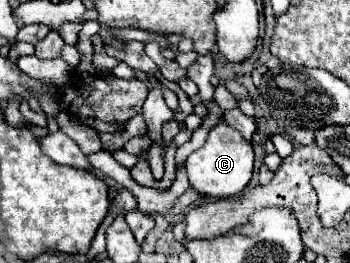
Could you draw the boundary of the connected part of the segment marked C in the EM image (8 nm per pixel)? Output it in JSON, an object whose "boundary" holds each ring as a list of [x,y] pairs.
{"boundary":[[[220,122],[210,130],[206,144],[186,158],[186,170],[188,170],[190,186],[194,186],[200,194],[212,198],[236,196],[246,188],[246,184],[252,178],[252,170],[254,170],[252,144],[244,140],[236,128],[228,126],[226,122]]]}

